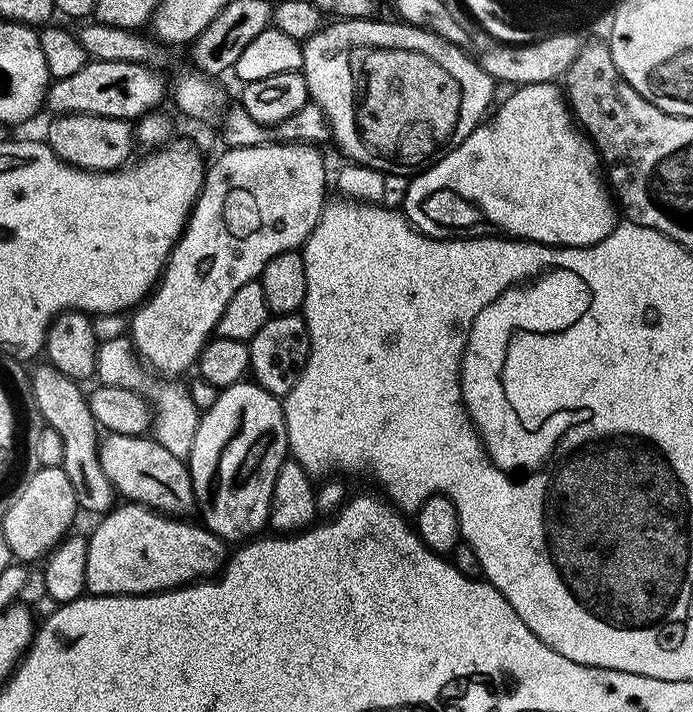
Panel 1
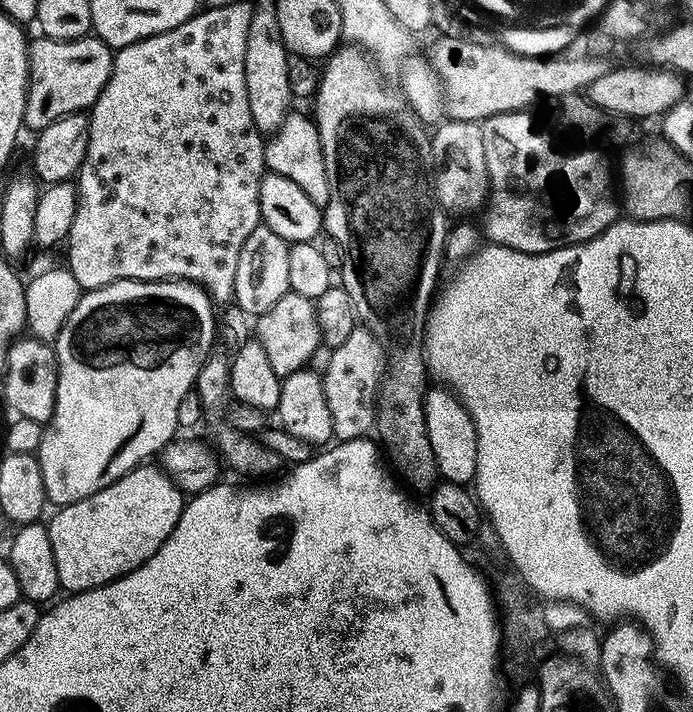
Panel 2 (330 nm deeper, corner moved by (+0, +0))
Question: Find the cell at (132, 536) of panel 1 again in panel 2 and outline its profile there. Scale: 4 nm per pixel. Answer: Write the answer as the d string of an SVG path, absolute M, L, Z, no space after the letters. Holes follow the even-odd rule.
M145 462L140 465L139 468L132 468L126 475L120 477L119 480L115 480L114 483L106 485L100 492L95 492L93 496L87 496L82 498L78 502L73 504L63 505L59 509L60 512L52 521L47 521L46 527L50 534L50 546L54 549L54 562L58 565L58 582L61 589L65 593L71 594L73 592L85 592L91 588L97 588L98 586L106 586L110 582L114 582L118 578L122 578L126 574L130 574L134 570L138 570L138 566L142 566L142 562L146 562L154 555L155 552L160 549L162 542L166 542L166 538L170 538L170 534L174 530L174 526L178 526L178 518L182 514L186 503L186 496L180 491L180 488L175 485L174 481L164 472L160 466L155 466L151 463Z

